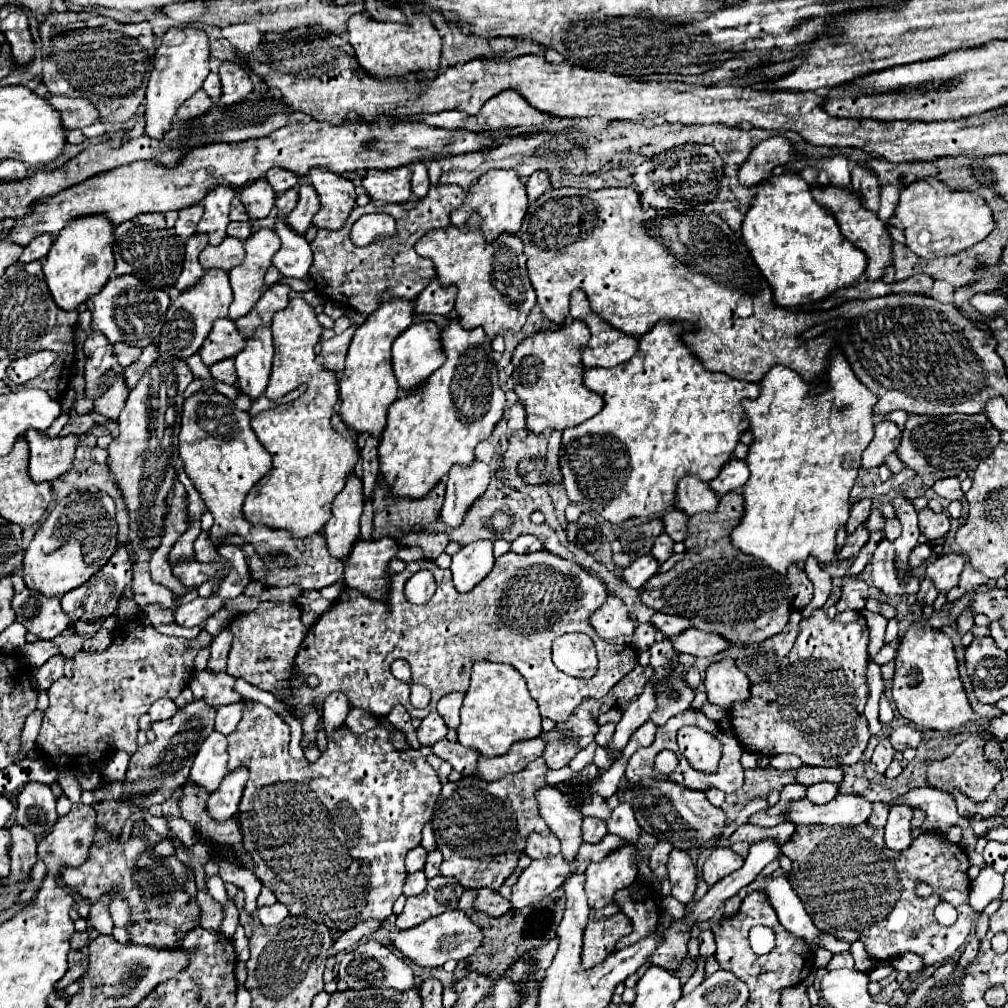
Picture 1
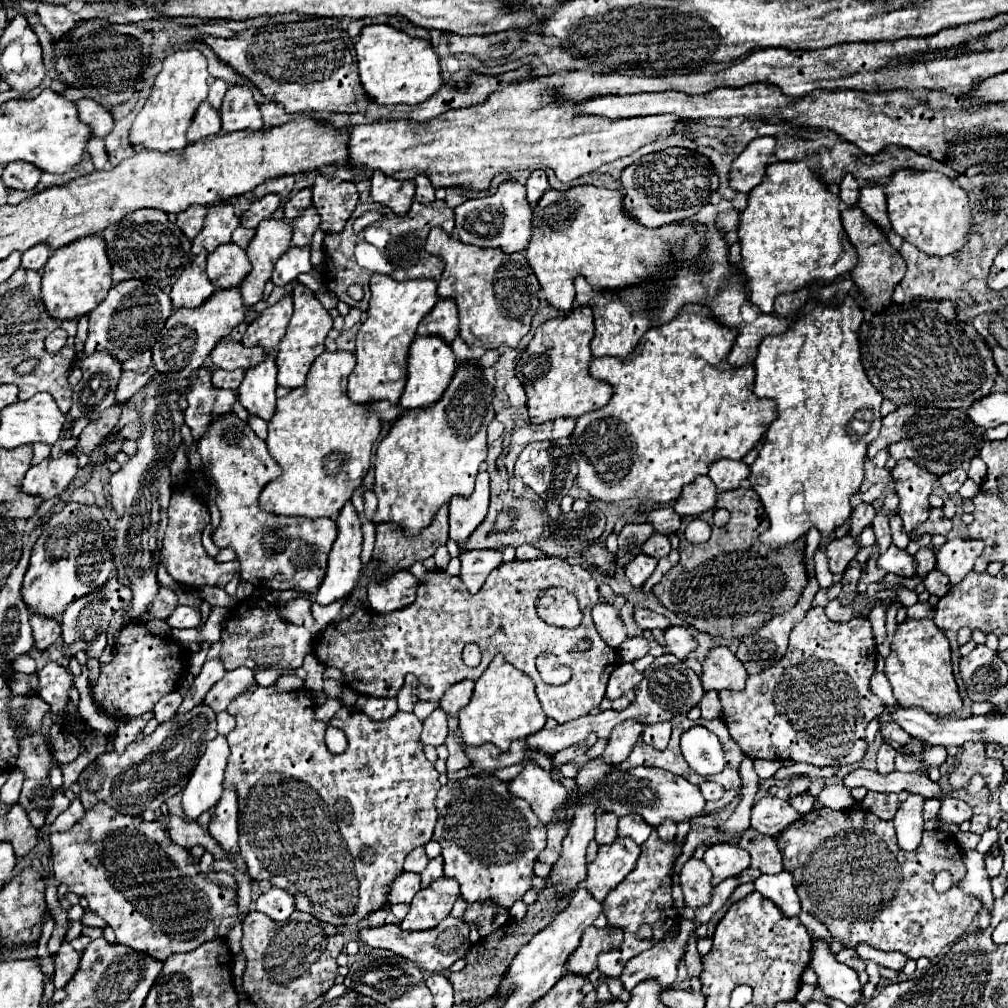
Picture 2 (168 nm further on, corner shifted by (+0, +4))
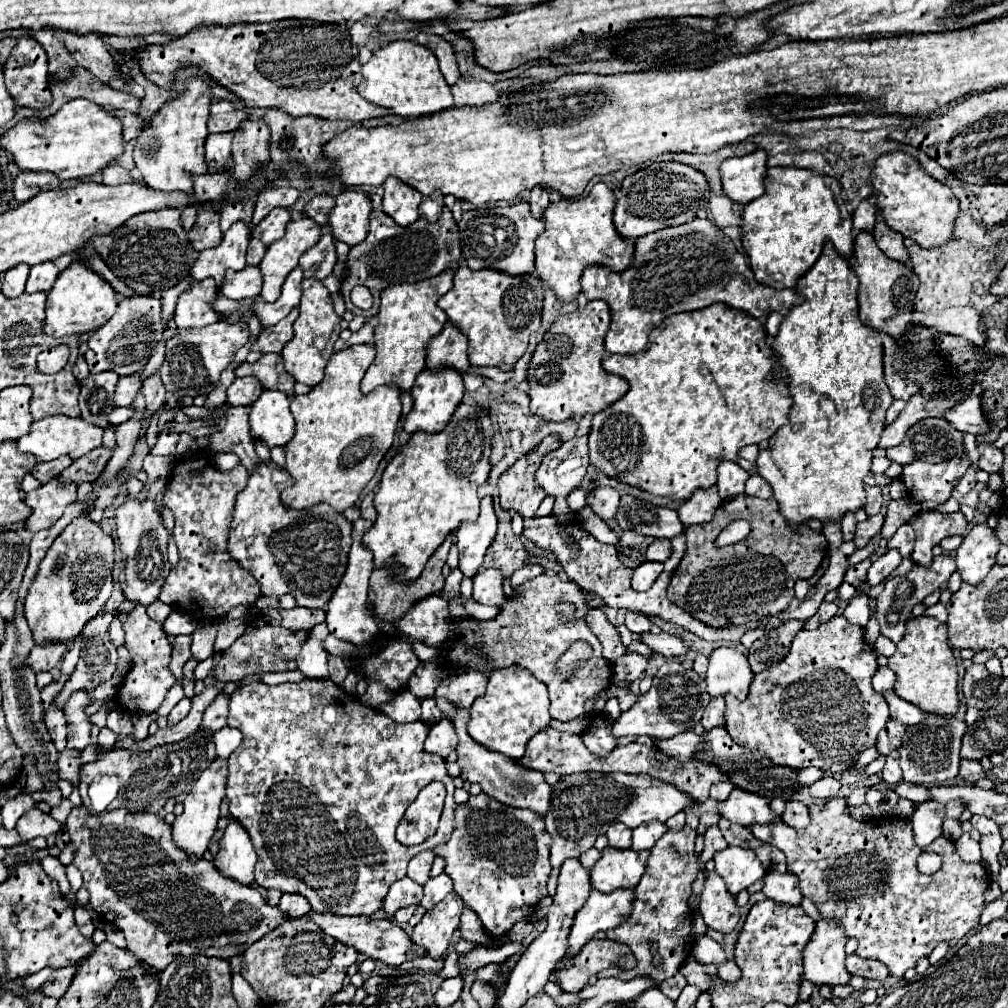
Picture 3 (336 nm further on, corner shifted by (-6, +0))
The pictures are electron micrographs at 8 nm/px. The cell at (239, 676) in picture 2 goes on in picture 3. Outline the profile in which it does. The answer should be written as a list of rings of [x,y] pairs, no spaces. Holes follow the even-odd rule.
[[[221,693],[217,695],[217,699],[207,707],[205,715],[203,715],[203,729],[211,729],[217,731],[221,727],[227,725],[227,711],[229,711],[229,695]]]

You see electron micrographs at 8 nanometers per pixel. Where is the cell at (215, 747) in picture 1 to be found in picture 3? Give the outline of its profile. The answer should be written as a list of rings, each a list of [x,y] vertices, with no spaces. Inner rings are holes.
[[[217,757],[195,781],[193,789],[187,793],[187,797],[183,801],[183,807],[185,807],[183,813],[173,823],[173,841],[191,859],[203,857],[203,853],[209,847],[209,839],[213,837],[217,819],[219,819],[219,805],[221,805],[221,799],[225,797],[225,781],[227,781],[227,759]]]

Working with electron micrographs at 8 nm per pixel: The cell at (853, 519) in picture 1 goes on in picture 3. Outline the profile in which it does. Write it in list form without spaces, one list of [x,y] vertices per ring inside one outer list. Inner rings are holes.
[[[873,515],[867,521],[857,523],[857,531],[855,531],[855,539],[853,539],[855,545],[857,545],[857,549],[865,547],[879,533],[881,525],[883,525],[883,515]]]

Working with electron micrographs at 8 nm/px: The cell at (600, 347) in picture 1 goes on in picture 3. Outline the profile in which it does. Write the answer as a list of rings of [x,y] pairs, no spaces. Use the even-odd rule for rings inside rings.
[[[693,219],[679,227],[667,227],[639,237],[635,241],[635,259],[627,271],[615,273],[607,267],[587,267],[581,275],[581,289],[589,301],[603,299],[609,305],[611,325],[605,337],[605,349],[617,355],[643,351],[647,335],[675,313],[725,303],[733,309],[749,311],[759,319],[769,311],[787,315],[787,311],[803,299],[793,289],[777,291],[757,283],[745,257],[709,219]]]

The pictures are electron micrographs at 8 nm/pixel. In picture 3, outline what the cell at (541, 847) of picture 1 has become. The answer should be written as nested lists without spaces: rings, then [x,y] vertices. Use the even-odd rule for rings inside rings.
[[[579,773],[565,775],[559,785],[553,787],[551,807],[545,817],[547,831],[553,837],[551,845],[551,867],[559,869],[561,863],[569,857],[579,857],[593,847],[595,839],[603,835],[609,823],[625,823],[629,829],[635,829],[639,823],[661,821],[665,823],[675,813],[693,807],[695,799],[685,795],[675,785],[661,779],[649,777],[645,773]]]

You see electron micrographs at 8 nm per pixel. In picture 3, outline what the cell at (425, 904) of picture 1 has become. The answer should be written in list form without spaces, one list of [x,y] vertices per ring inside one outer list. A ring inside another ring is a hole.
[[[451,891],[441,903],[423,915],[423,919],[413,927],[411,939],[417,945],[425,947],[429,951],[429,957],[439,959],[447,951],[447,943],[459,925],[461,911],[461,897]]]

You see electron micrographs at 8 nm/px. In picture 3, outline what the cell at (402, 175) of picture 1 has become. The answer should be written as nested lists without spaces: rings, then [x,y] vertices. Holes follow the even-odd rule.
[[[387,177],[383,183],[383,211],[395,219],[397,225],[407,227],[411,223],[417,221],[419,213],[417,207],[423,199],[421,193],[413,191],[413,187],[409,187],[407,183],[401,183],[395,177]]]

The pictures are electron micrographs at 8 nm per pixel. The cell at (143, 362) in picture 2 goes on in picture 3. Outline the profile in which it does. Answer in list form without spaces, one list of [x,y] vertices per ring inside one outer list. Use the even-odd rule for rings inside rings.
[[[159,373],[149,375],[143,381],[143,395],[145,395],[149,411],[155,411],[161,403],[165,403],[165,387],[163,387],[163,383],[159,379]]]

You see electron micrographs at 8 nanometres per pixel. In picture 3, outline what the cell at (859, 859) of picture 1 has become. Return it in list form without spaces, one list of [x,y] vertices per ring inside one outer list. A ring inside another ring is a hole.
[[[833,797],[825,803],[809,805],[811,823],[797,831],[783,821],[777,819],[773,827],[749,827],[753,835],[777,847],[787,857],[787,867],[791,873],[799,877],[799,887],[803,897],[809,897],[823,919],[839,921],[847,937],[855,937],[859,941],[857,955],[869,957],[885,963],[893,977],[903,977],[905,969],[915,967],[921,957],[929,957],[929,953],[939,943],[951,943],[951,947],[963,939],[971,929],[979,927],[979,915],[985,907],[985,889],[989,879],[985,875],[985,867],[981,863],[965,863],[955,851],[955,843],[949,839],[935,839],[924,850],[913,843],[911,823],[909,819],[869,819],[857,821],[843,813],[845,799]],[[922,851],[939,853],[943,857],[943,865],[935,875],[923,875],[917,871],[917,857]]]

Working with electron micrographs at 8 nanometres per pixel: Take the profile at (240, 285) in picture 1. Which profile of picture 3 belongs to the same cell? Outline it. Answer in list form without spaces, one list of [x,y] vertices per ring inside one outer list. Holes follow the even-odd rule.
[[[303,217],[287,223],[285,235],[267,247],[265,257],[259,263],[259,269],[263,271],[263,289],[259,297],[263,301],[275,301],[279,297],[285,277],[297,267],[303,251],[313,247],[319,237],[321,227],[313,223],[313,219]]]

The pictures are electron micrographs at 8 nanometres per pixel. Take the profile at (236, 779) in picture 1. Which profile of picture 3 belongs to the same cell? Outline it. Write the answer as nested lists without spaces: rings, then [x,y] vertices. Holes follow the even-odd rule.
[[[229,819],[229,825],[219,841],[217,853],[217,869],[243,885],[253,883],[253,867],[257,863],[257,855],[247,831],[241,827],[237,819]]]

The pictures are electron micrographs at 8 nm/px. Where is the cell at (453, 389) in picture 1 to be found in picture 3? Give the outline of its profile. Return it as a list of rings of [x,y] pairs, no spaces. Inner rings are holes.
[[[467,403],[457,407],[443,431],[415,431],[411,435],[407,445],[387,463],[381,487],[375,493],[377,521],[363,537],[363,543],[375,555],[375,567],[389,565],[403,581],[413,581],[445,535],[453,533],[461,521],[477,519],[477,489],[489,477],[493,435],[491,413]]]

